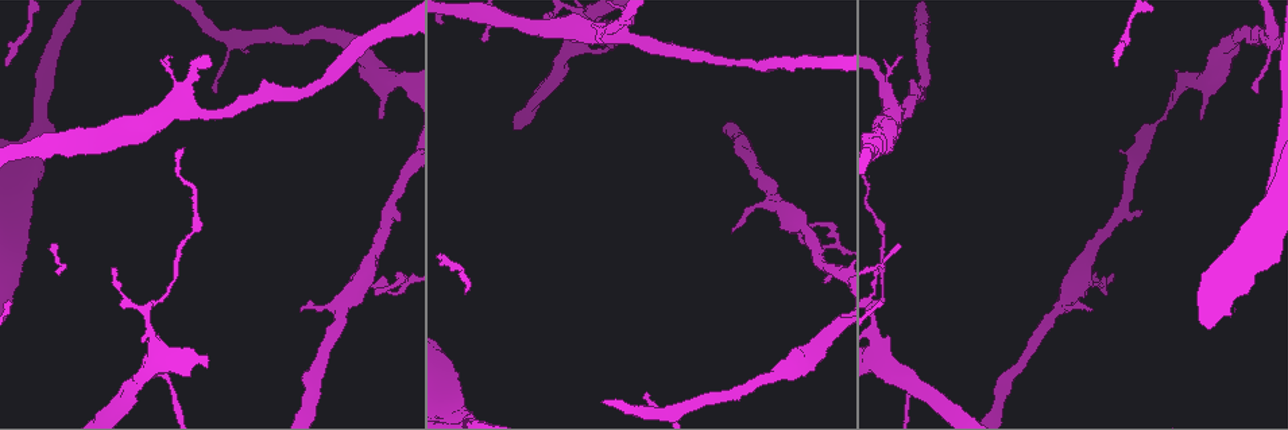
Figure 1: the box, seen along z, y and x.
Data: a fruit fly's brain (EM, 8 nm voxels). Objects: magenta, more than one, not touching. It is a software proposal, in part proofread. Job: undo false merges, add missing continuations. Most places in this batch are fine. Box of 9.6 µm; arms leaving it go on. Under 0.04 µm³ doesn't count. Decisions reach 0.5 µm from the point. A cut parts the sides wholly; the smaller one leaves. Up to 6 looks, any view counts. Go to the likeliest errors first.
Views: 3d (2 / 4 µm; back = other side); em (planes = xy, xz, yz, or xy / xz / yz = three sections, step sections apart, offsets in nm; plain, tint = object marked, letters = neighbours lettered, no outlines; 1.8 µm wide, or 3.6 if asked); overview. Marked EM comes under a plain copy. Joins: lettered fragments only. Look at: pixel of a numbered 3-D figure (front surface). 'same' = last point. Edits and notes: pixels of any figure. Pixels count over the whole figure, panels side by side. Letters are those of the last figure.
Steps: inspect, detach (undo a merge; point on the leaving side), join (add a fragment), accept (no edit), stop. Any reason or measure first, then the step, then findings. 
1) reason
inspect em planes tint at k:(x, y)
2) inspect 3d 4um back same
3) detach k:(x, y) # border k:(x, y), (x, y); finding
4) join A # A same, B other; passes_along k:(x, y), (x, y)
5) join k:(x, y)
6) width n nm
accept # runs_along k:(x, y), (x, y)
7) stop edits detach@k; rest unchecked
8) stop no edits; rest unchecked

an open end
inspect em xz step 4 tint at 1:(1200, 116)

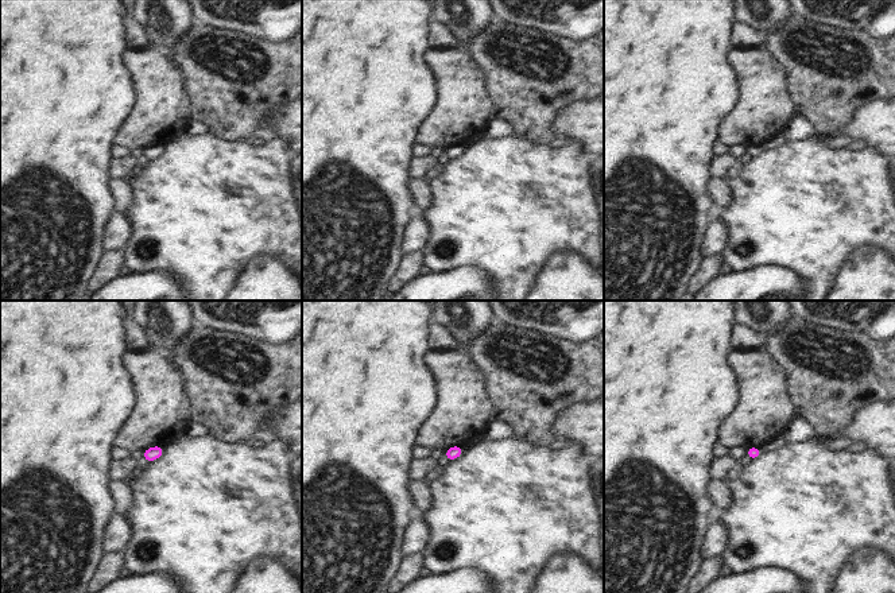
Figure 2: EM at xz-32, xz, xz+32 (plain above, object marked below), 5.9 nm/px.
another direction
inspect em planes letters same

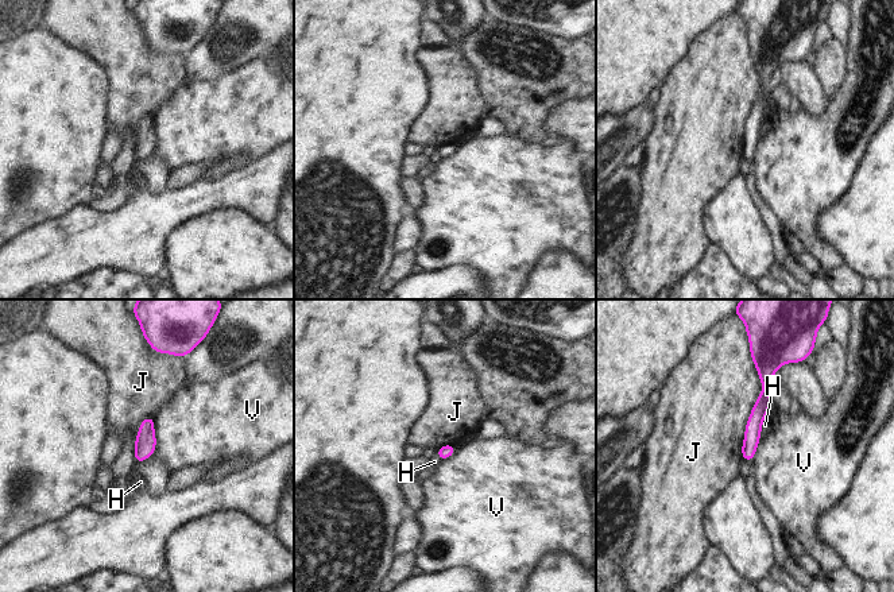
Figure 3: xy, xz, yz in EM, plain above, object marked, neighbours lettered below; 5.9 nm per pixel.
accept # H other, J other, V other; none of them fits

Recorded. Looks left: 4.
tapers out
inspect 3d 4um at 1:(399, 272)

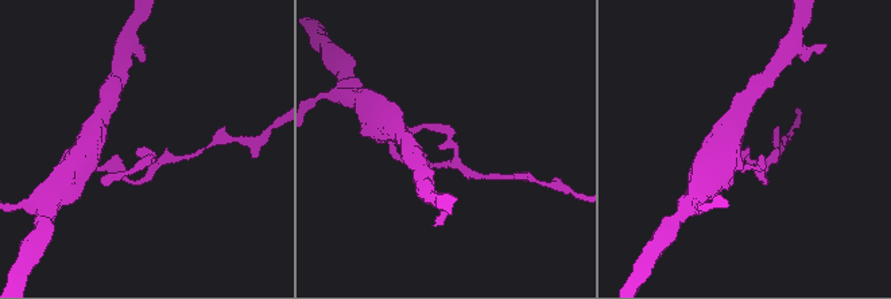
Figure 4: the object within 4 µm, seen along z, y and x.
need the tissue
inspect em 3.6um planes letters at 4:(138, 149)

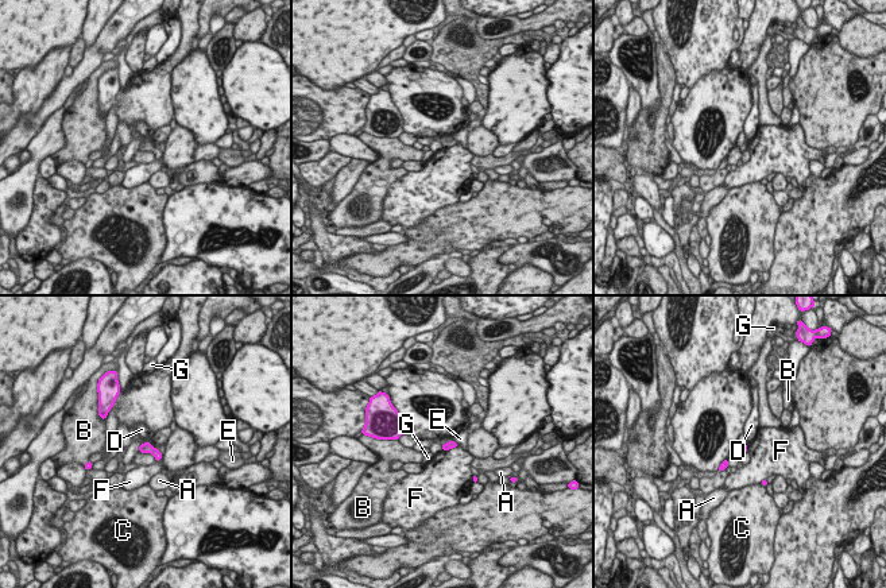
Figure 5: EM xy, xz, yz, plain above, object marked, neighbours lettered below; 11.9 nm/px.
accept # A other, B other, C other, D other, E other, F other, G other; border 5:(459, 445), (442, 451); no lettered fragment goes on from it

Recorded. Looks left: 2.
thick turns thin
inspect em xy step 8 letters at 1:(145, 371)

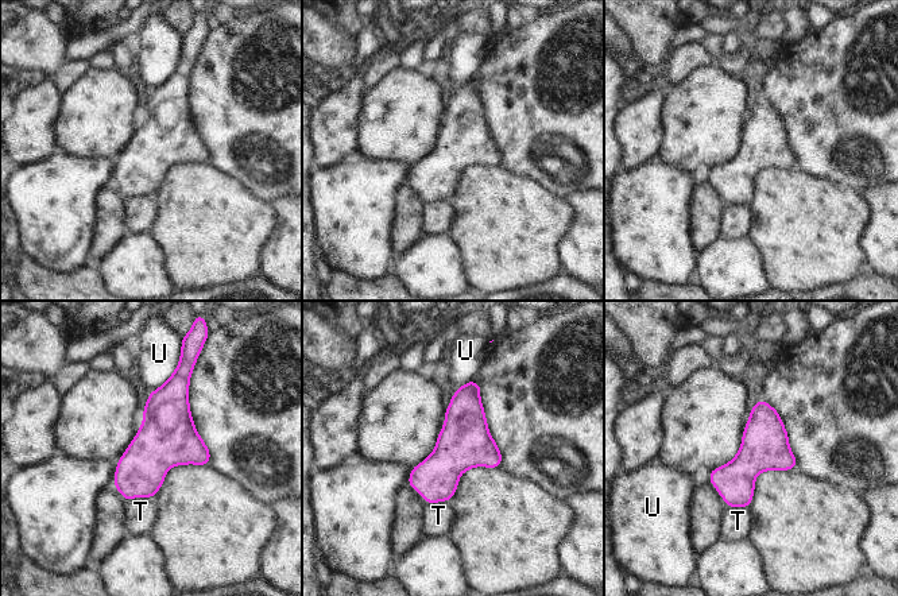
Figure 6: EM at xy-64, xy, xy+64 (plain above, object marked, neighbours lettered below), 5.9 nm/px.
longest_contact U 260 nm
accept # T other, U other; border 6:(178, 363), (173, 374), (148, 393); one neuron here

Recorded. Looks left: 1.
stop no edits; rest unchecked

